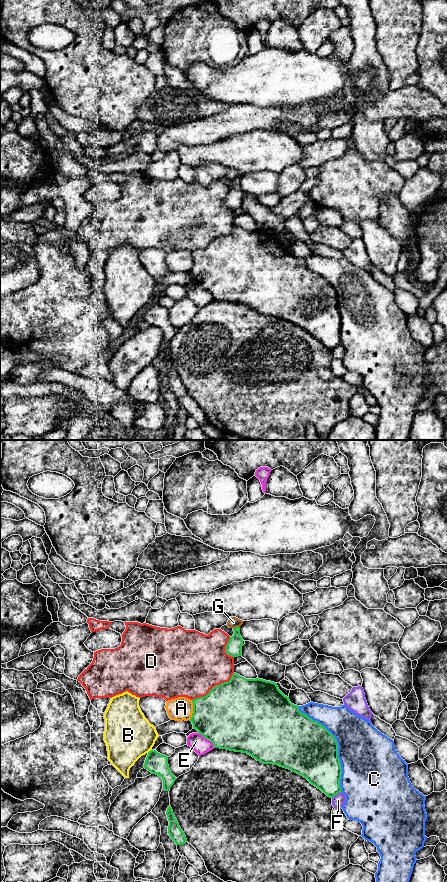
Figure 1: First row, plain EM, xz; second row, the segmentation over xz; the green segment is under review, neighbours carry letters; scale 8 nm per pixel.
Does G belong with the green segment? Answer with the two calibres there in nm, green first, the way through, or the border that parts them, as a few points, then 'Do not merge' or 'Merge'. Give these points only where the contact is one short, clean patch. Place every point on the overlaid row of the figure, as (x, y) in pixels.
Thickness 130 nm (green) against 90 nm. Boundary: xz (239, 627), (233, 628). Do not merge

